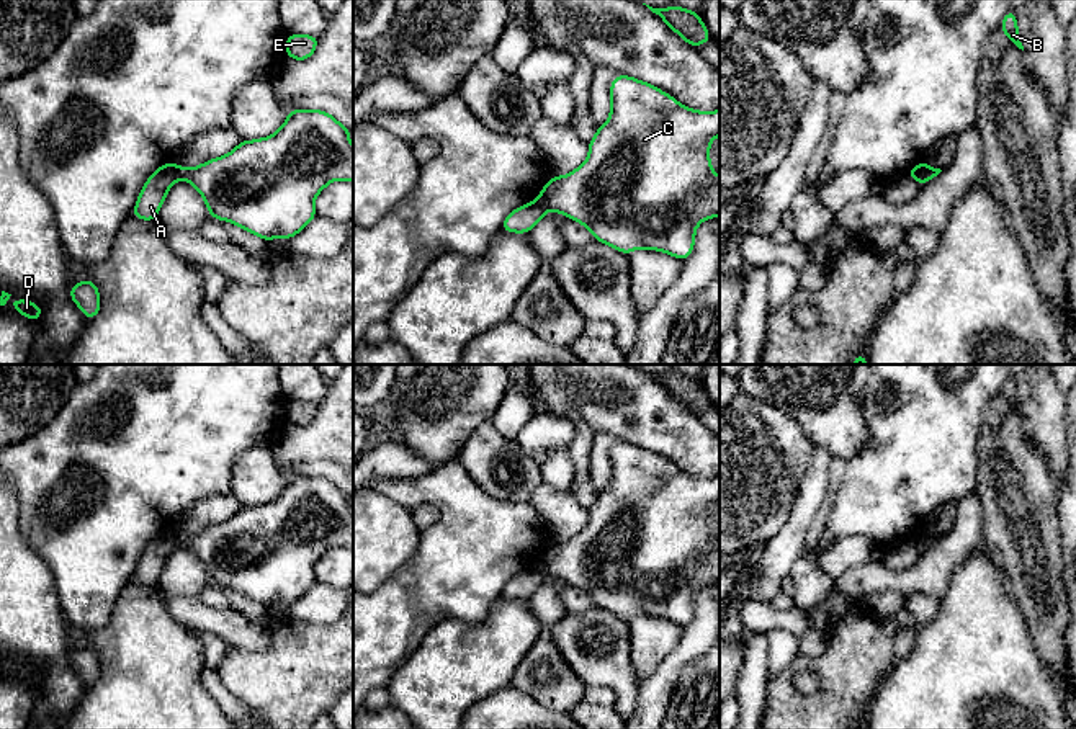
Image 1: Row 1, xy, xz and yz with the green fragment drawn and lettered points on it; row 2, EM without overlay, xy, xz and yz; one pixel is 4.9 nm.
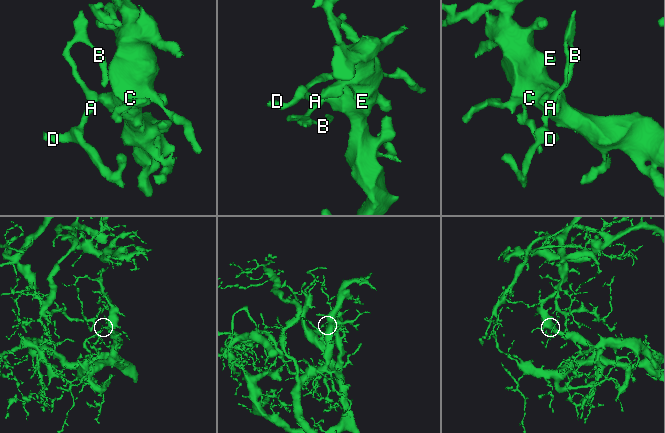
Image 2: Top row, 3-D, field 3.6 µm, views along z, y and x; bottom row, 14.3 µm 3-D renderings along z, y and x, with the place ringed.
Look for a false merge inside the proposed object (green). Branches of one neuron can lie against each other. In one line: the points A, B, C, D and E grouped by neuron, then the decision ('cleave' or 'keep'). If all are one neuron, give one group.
groups A B D / C E; cleave

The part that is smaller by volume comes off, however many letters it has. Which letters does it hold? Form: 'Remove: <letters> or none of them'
Remove: A, B, D

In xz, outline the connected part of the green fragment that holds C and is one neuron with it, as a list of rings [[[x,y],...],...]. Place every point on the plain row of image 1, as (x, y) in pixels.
[[[618,441],[610,453],[610,484],[597,494],[589,508],[589,523],[574,538],[553,543],[540,557],[538,569],[584,590],[597,608],[628,621],[649,615],[687,626],[693,618],[700,588],[720,582],[720,543],[710,530],[710,508],[720,502],[720,476],[697,477],[682,472],[669,459],[628,441]]]

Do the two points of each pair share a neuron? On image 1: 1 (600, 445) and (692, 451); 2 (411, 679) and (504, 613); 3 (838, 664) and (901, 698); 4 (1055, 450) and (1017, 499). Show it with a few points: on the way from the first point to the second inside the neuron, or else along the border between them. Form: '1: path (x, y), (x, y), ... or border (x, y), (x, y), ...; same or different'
1: border (596, 432), (605, 432), (618, 440); different
2: path (434, 679), (440, 679), (483, 636); same
3: border (898, 659), (865, 711); different
4: border (1026, 429), (1047, 463), (1057, 491); different

